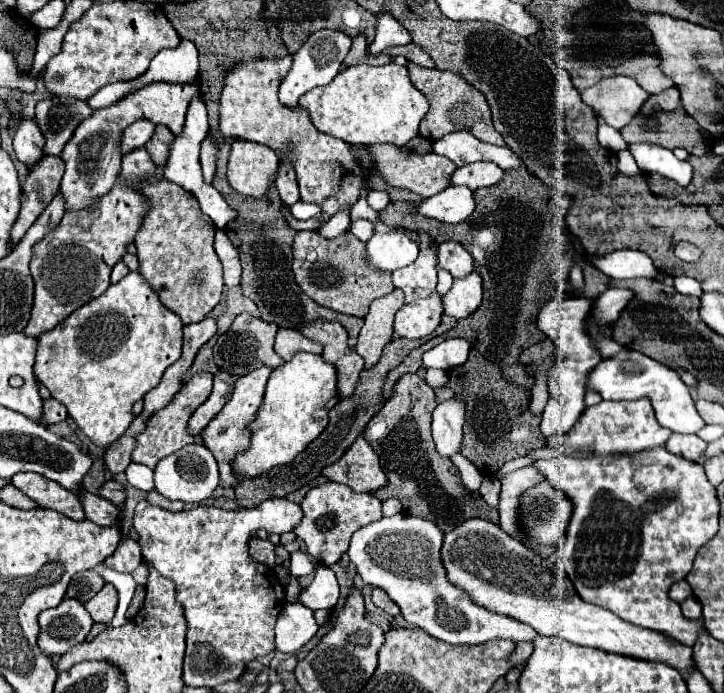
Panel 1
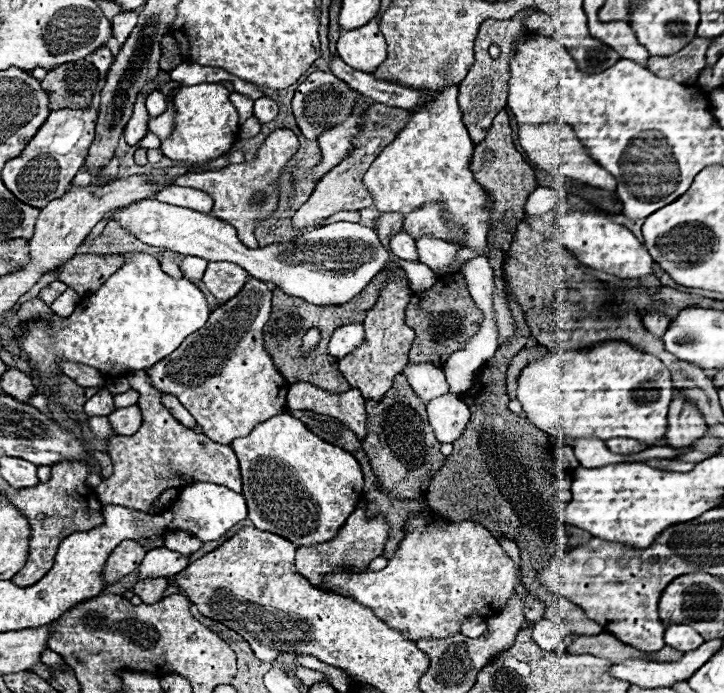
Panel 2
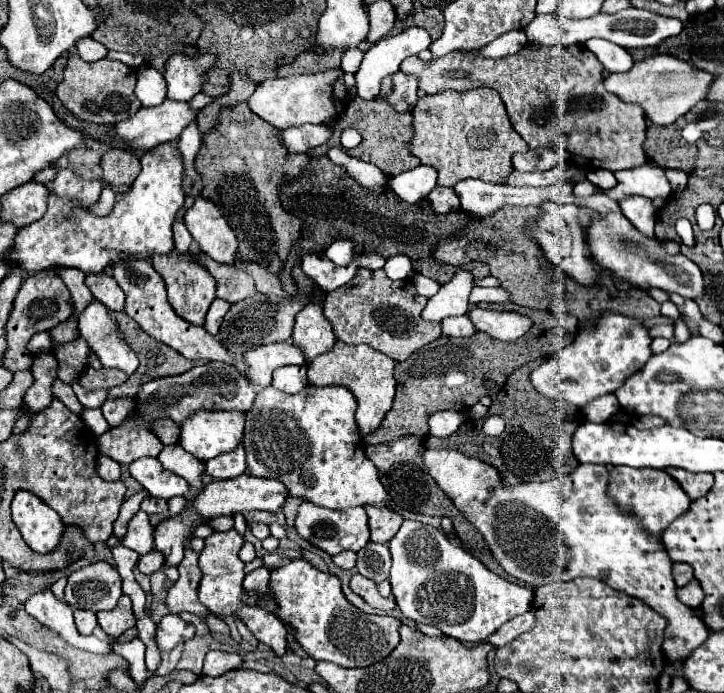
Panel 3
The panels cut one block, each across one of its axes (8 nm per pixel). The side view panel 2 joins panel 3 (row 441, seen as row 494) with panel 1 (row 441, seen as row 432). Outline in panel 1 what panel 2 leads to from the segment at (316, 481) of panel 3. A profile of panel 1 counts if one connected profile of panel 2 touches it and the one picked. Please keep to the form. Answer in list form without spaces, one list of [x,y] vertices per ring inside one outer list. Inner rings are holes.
[[[298,352],[292,360],[276,368],[266,384],[266,394],[256,420],[248,424],[250,446],[236,454],[232,460],[232,472],[238,478],[258,478],[268,474],[276,466],[292,462],[302,450],[314,442],[328,424],[328,412],[340,400],[336,388],[336,368],[324,362],[322,356],[310,352]]]

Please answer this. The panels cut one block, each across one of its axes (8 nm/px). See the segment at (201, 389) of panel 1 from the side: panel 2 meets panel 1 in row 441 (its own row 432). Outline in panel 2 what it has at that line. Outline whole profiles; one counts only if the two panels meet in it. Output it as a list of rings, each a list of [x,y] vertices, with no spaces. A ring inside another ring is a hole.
[[[134,370],[126,376],[130,386],[140,392],[138,406],[142,410],[142,426],[132,436],[116,436],[108,442],[108,454],[114,462],[114,474],[102,480],[96,488],[98,500],[102,504],[118,504],[126,508],[136,508],[142,512],[152,512],[150,506],[168,488],[186,488],[194,482],[212,482],[228,486],[242,492],[240,468],[234,450],[226,444],[208,440],[204,434],[194,434],[182,426],[162,404],[162,392],[156,390],[146,370]]]

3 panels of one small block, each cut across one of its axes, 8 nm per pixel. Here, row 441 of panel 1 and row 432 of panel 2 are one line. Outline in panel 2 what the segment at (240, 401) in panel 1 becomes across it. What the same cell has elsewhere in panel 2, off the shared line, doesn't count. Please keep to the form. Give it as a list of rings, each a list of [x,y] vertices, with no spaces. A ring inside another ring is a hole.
[[[254,278],[248,280],[246,286],[232,300],[210,314],[204,328],[200,328],[196,334],[190,334],[178,350],[174,350],[168,358],[156,362],[148,370],[152,386],[160,388],[164,394],[174,394],[176,398],[180,398],[180,402],[188,406],[188,412],[196,418],[202,432],[220,444],[232,444],[234,438],[250,434],[260,422],[286,412],[288,382],[276,370],[274,360],[268,356],[262,338],[262,328],[270,318],[270,300],[272,292],[266,288],[264,282]]]

